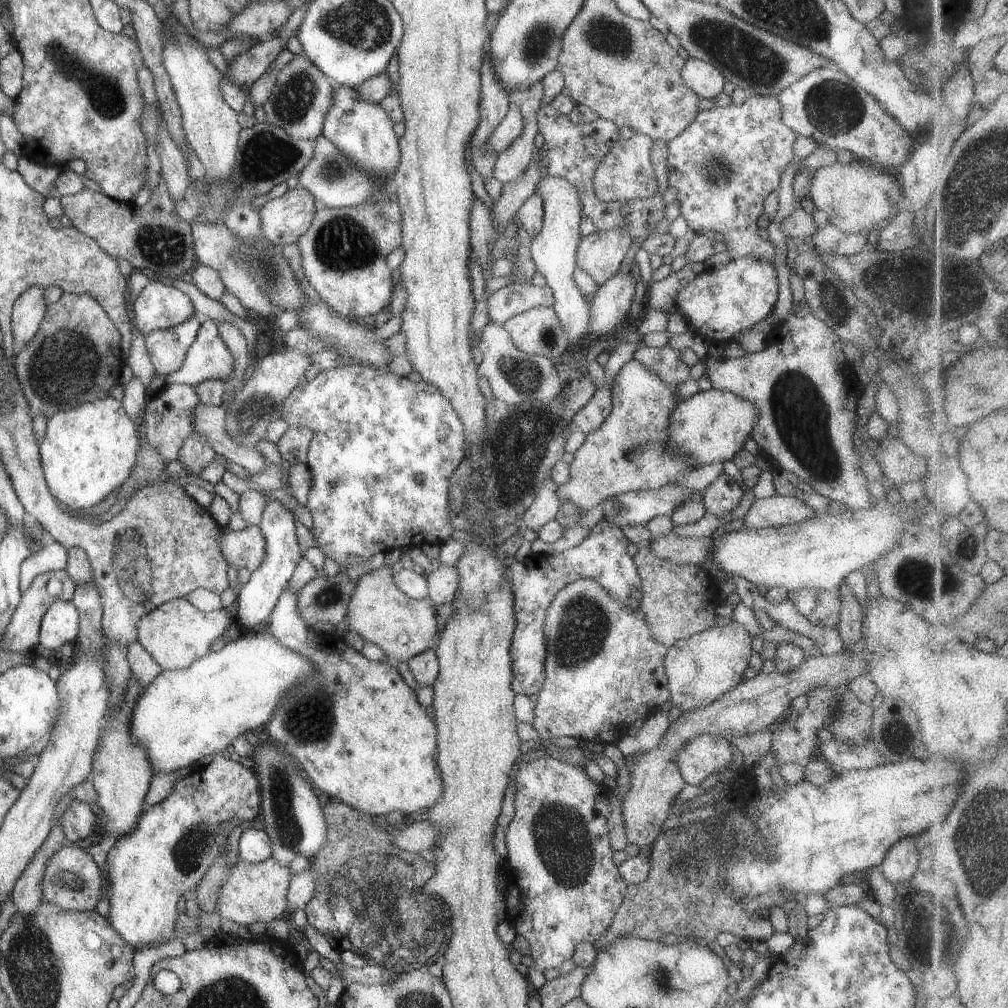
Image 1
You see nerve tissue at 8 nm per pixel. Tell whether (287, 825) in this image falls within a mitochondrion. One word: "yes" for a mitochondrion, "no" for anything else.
yes

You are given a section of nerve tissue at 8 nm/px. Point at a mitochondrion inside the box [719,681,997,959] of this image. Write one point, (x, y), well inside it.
(916, 913)

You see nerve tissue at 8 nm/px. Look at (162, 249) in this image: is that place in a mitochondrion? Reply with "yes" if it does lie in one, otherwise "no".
yes

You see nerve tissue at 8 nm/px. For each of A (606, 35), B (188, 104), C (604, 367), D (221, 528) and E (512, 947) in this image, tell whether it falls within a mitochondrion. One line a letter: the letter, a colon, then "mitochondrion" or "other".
A: mitochondrion
B: other
C: other
D: other
E: other

